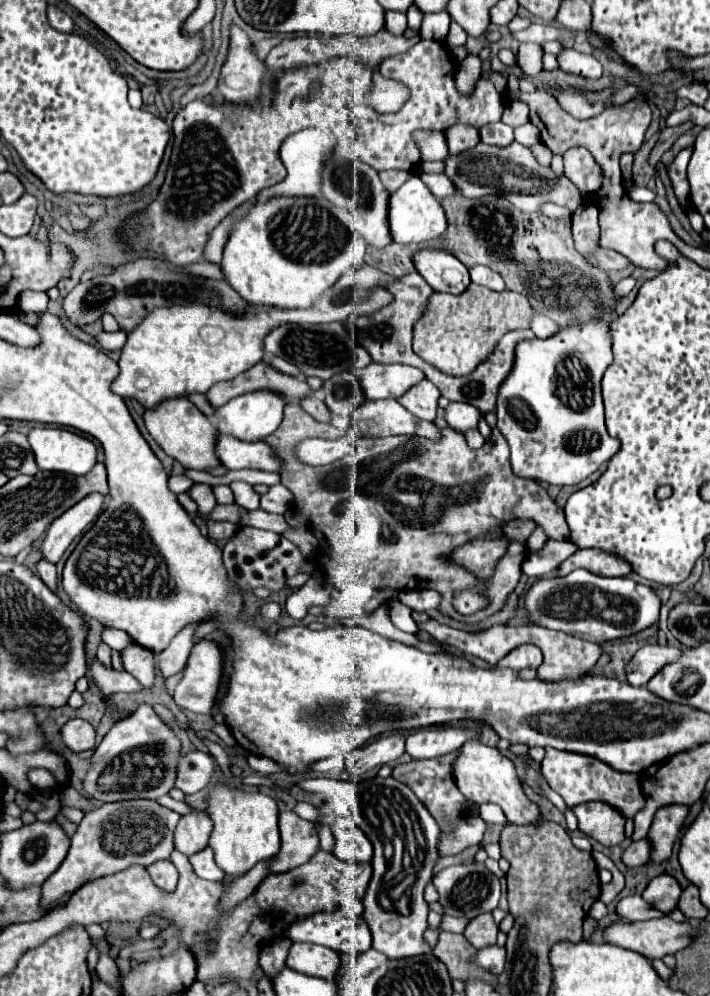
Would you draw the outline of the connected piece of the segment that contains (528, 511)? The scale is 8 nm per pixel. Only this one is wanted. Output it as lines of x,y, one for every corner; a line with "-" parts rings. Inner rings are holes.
444,429
444,439
432,443
422,437
384,437
384,439
360,439
356,453
342,459
342,465
312,467
302,461
298,465
286,465
282,469
282,483
292,491
296,509
300,509
312,525
312,533
320,539
322,545
330,545
330,557
334,565
346,573
368,575
374,585
388,585
394,589
434,589
442,593
442,605
438,607
444,615
465,623
474,624
480,619
492,615
502,607
508,593
516,587
520,579
520,563
526,555
526,545
522,541
510,539
506,553
498,559
494,575
480,579
476,573
470,573
464,565
458,565
450,559
454,549
482,539
494,529
502,529
508,521
530,519
538,523
550,539
570,539
568,523
564,510
554,503
554,499
542,489
534,479
522,479
510,469
510,449
506,439
498,429
492,431
492,439
480,451
472,451
466,445
464,435
-
342,487
350,489
350,495
342,499
-
478,587
488,595
488,607
478,613
465,617
454,609
454,593

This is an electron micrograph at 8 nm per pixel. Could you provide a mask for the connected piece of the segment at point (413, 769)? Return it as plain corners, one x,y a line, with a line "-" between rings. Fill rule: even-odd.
458,751
446,753
442,757
426,759
426,761
400,763
392,771
392,777
396,781
402,781
404,785
408,785
414,791
414,795
424,803
424,807
430,811
430,815
438,821
442,833
450,833
454,829
454,823
466,815
466,803
468,803
468,799
462,797
458,785
454,785
452,767
454,767
456,759
458,759

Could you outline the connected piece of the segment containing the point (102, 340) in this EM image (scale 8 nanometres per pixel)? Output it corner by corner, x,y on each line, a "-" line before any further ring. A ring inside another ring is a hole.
102,331
96,335
96,341
102,349
106,351
118,351
124,347
126,343
126,333
124,331
114,331
114,333
108,333
108,331

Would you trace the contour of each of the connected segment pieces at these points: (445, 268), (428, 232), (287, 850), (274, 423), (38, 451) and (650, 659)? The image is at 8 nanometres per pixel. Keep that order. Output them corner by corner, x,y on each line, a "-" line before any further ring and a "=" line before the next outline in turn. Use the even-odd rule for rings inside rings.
424,249
414,255
414,265
434,291
458,295
470,285
468,269
450,253
=
412,175
394,195
390,195
390,231
394,243
424,243
446,231
446,213
440,201
430,193
420,175
=
294,811
280,813
280,853
270,863
270,873
284,873
304,865
318,851
318,829
322,823
300,819
=
256,391
256,393
246,393
240,397
234,397
226,405
218,407
212,421
216,429
224,435
236,437
240,441
262,441
270,433
278,429
282,423
282,409
284,409
284,399
276,393
266,393
266,391
=
36,427
28,435
36,463
46,471
86,475
98,463
98,447
72,431
=
660,645
642,647
626,667
630,685
646,687
650,677
654,677
658,669
664,669
666,665
670,665
670,661
676,661
676,657
682,657
680,649
676,647
660,647

